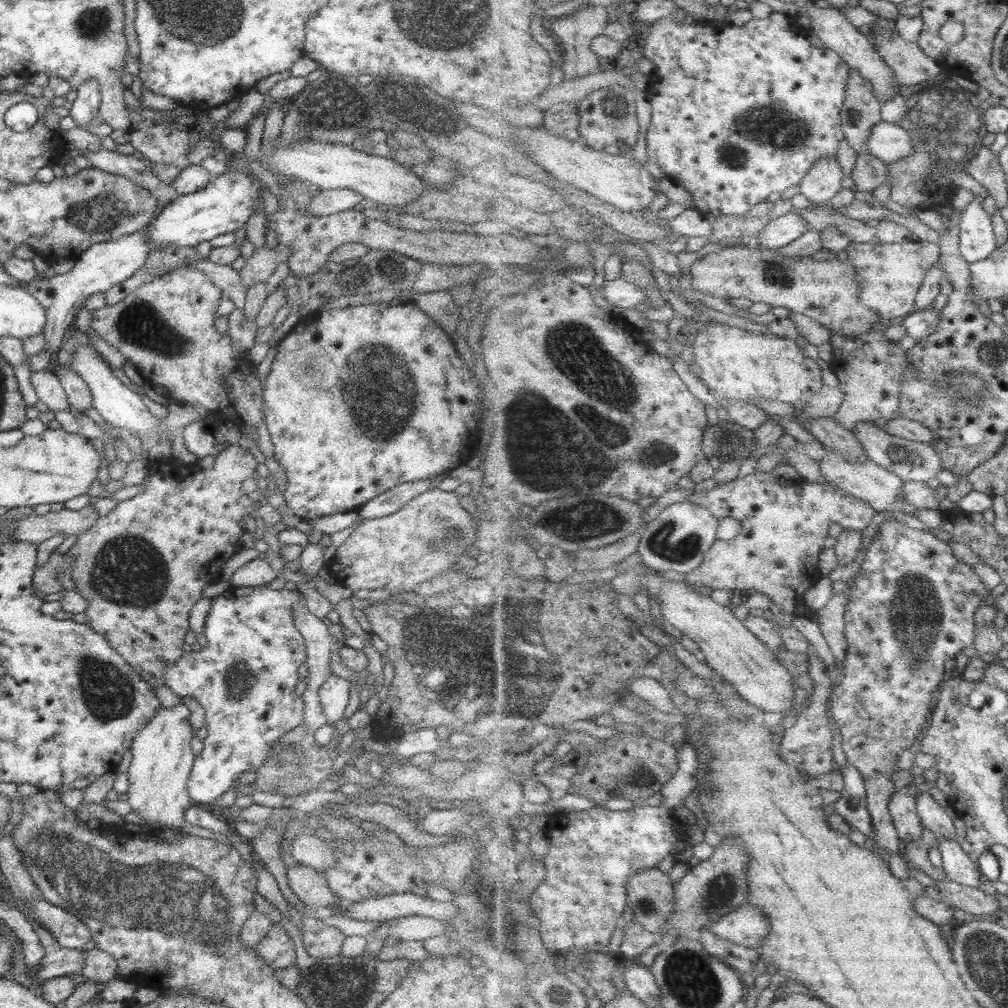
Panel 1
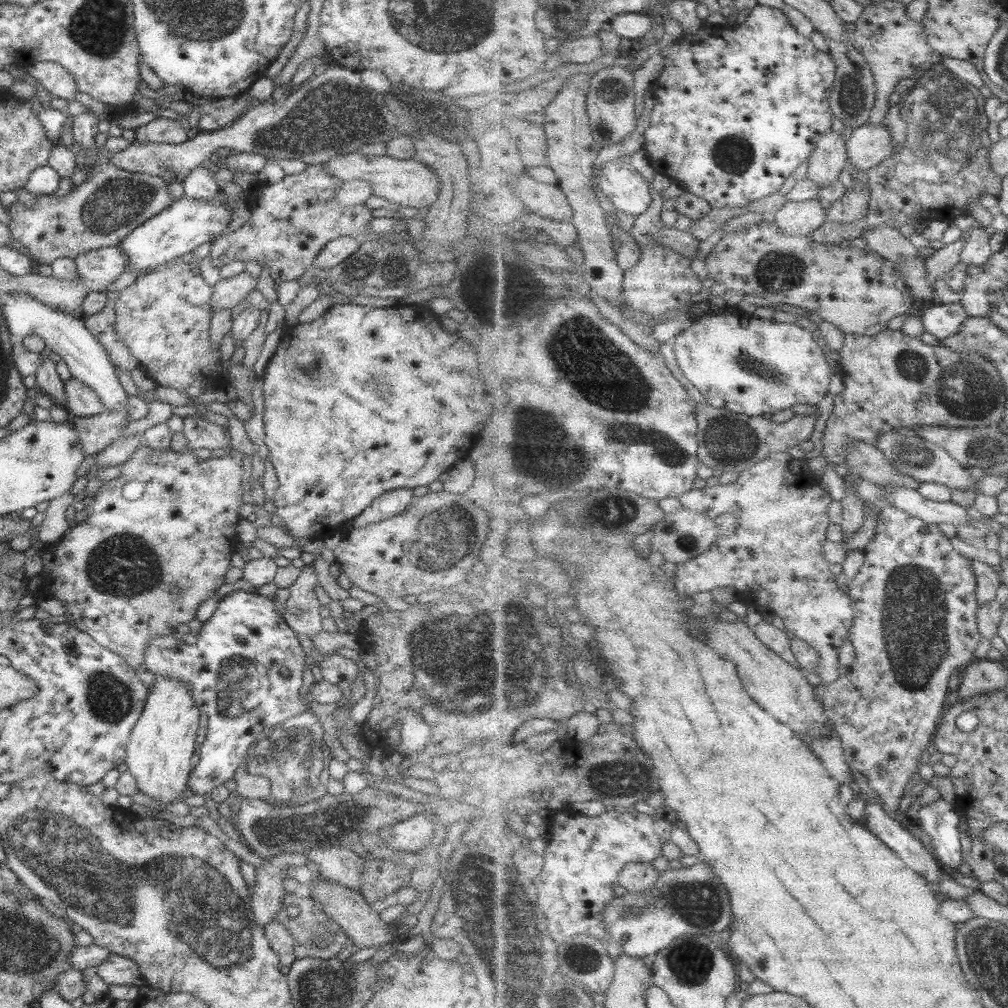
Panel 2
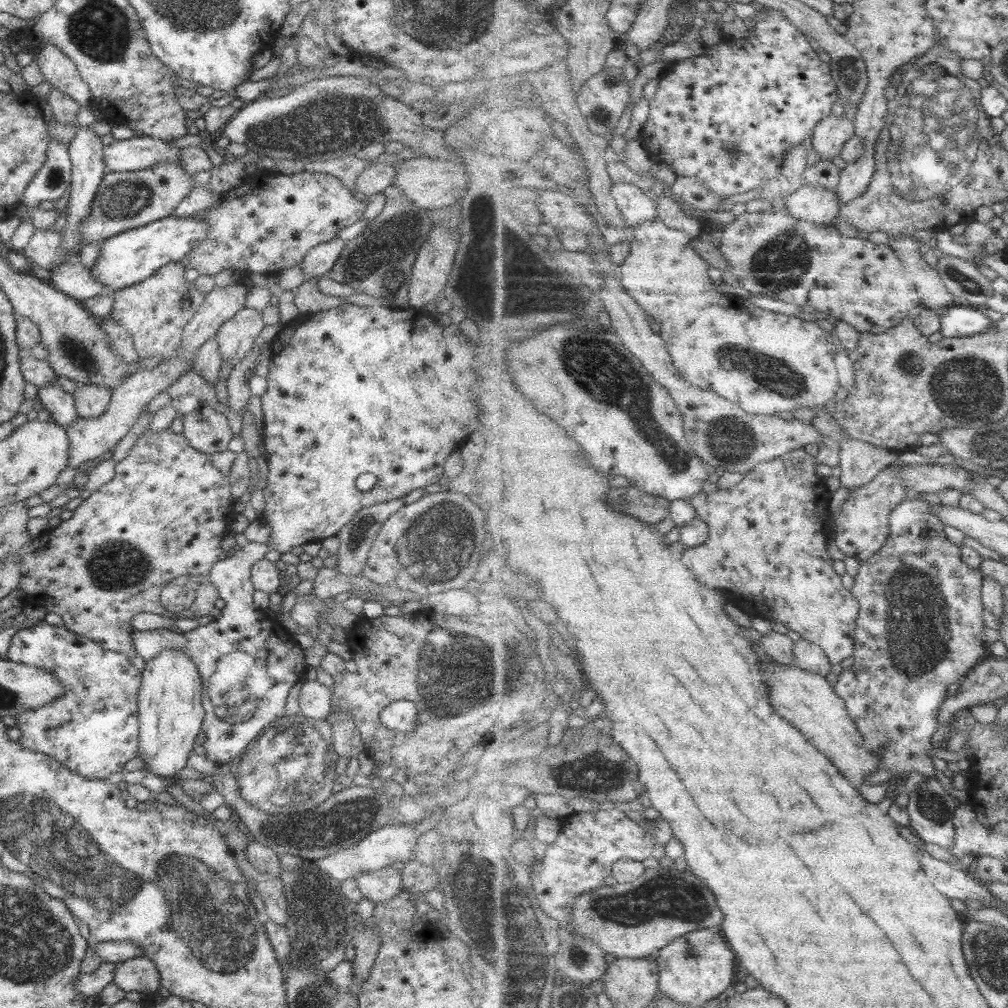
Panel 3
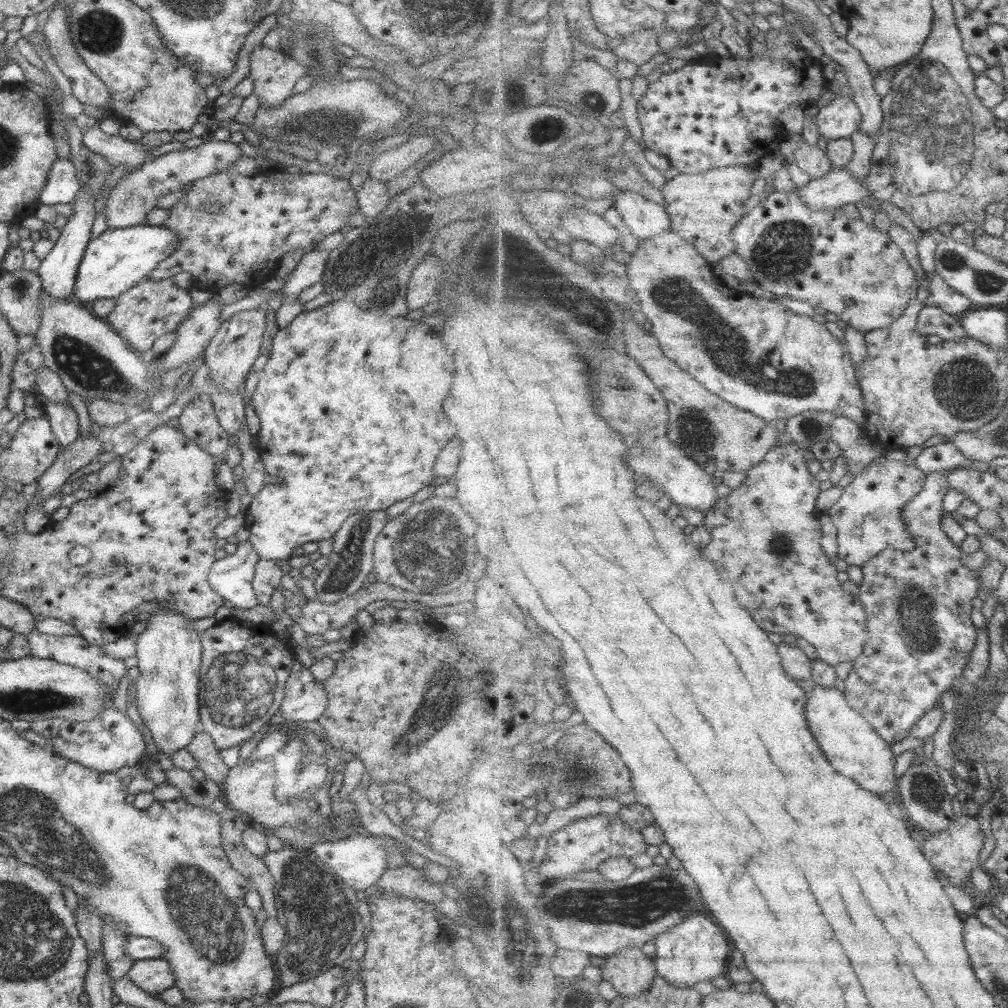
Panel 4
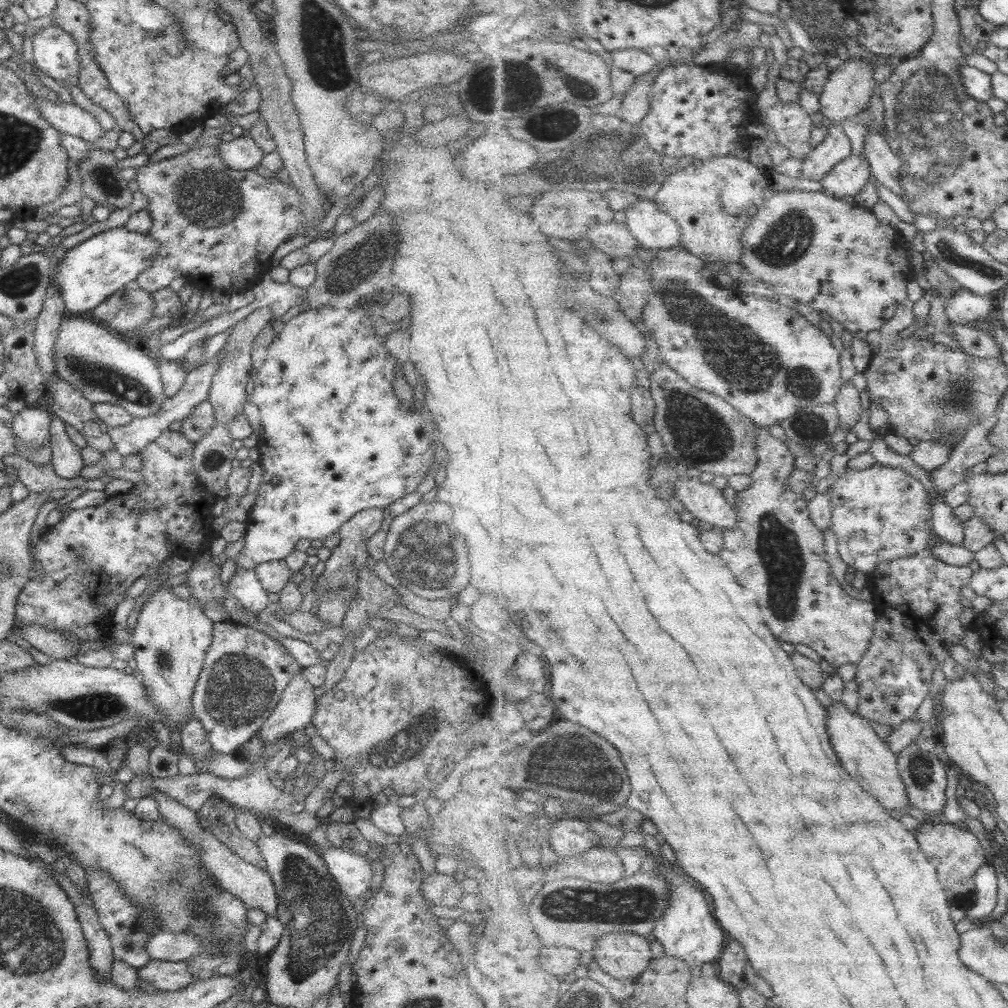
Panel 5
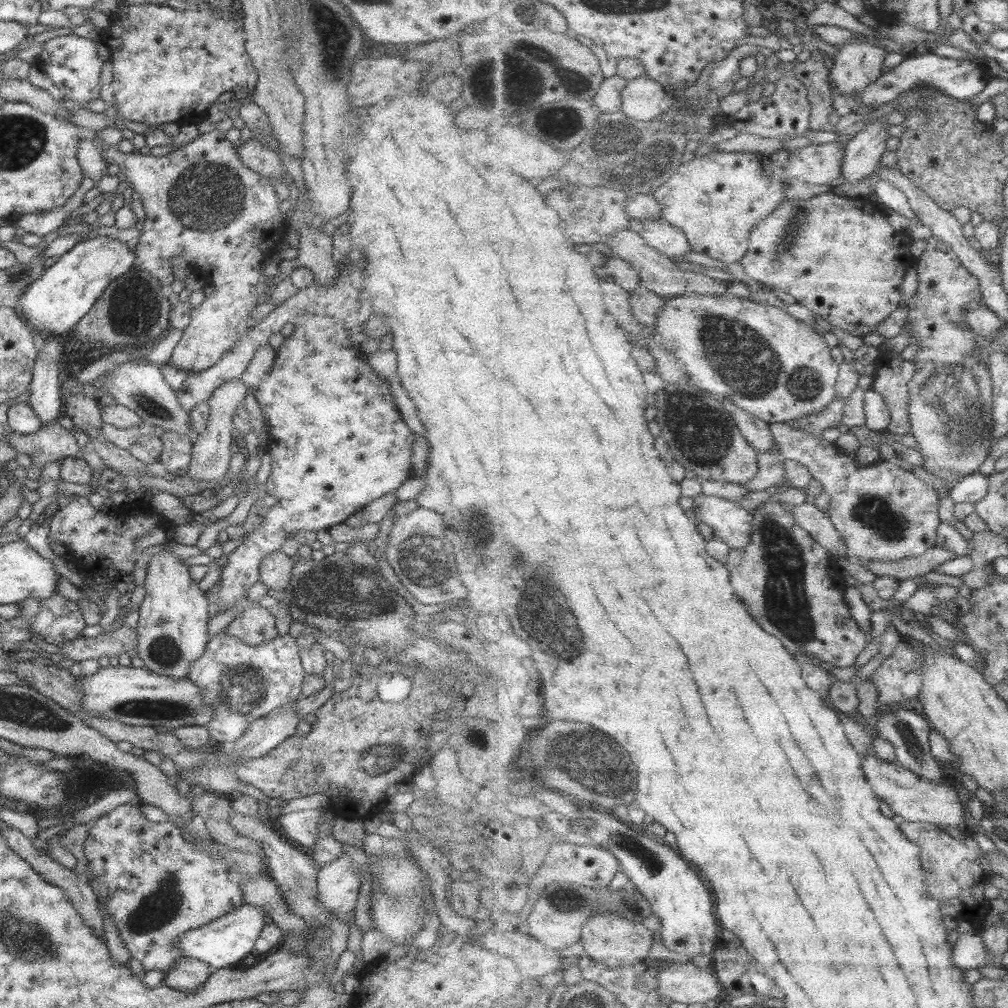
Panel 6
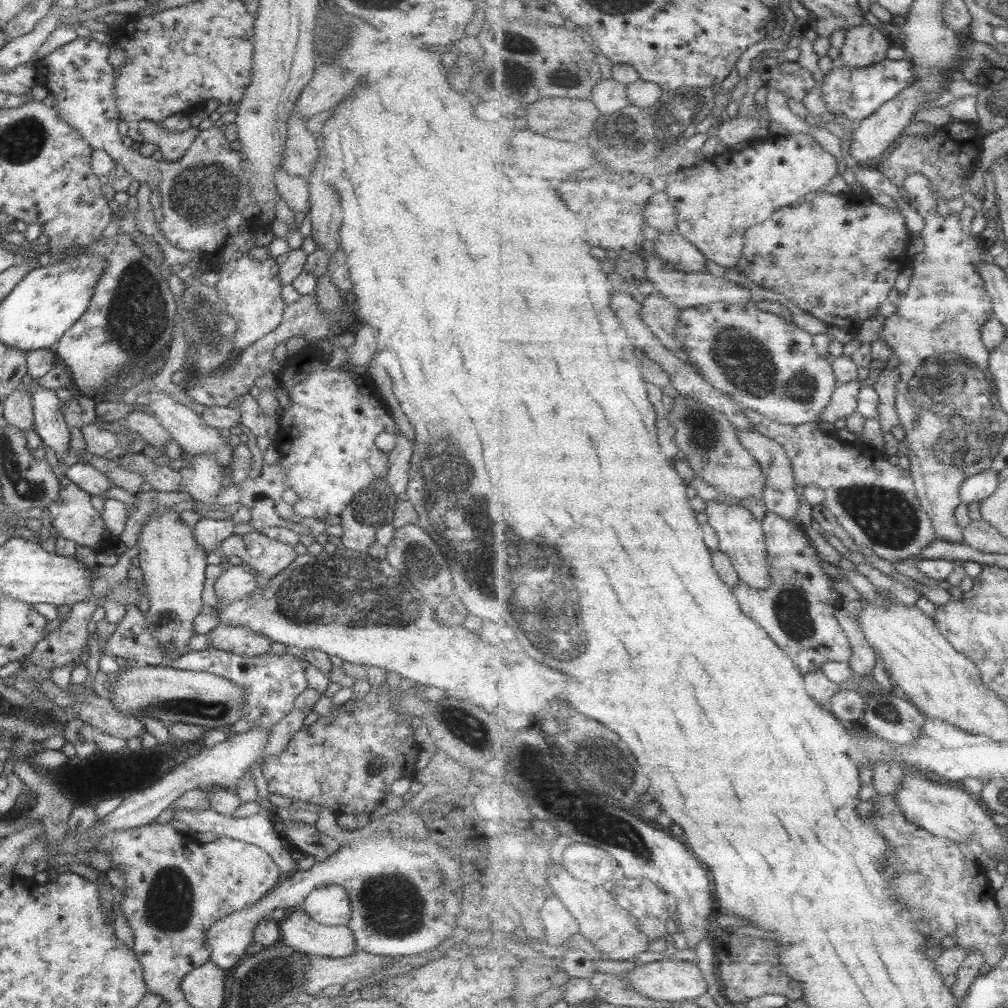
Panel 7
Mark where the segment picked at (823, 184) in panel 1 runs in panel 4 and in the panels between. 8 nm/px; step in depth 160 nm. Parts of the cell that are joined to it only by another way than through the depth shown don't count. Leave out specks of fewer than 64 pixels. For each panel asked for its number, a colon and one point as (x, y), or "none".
2: (830, 158)
3: (830, 135)
4: (842, 117)

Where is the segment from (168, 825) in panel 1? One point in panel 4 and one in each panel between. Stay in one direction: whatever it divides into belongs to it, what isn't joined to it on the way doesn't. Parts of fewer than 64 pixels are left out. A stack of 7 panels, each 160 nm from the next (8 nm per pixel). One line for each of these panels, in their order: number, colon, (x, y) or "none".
2: (162, 739)
3: (169, 712)
4: (168, 653)

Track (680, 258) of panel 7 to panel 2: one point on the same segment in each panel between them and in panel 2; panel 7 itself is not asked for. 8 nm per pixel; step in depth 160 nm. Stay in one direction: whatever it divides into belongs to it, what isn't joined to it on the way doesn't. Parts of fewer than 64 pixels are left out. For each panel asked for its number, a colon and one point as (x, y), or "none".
2: (629, 192)
3: (637, 208)
4: (646, 219)
5: (656, 230)
6: (666, 238)

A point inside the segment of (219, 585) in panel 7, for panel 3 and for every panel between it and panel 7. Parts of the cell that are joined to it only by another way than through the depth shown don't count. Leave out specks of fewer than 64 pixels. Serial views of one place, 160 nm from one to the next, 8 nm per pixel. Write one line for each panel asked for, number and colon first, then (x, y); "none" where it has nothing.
3: (353, 390)
4: (349, 401)
5: (332, 432)
6: (336, 440)

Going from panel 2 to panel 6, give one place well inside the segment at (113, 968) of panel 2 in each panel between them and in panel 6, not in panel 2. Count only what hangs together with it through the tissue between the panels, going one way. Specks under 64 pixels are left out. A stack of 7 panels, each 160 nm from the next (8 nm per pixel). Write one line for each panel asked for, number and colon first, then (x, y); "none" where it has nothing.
3: (138, 974)
4: (152, 976)
5: (169, 976)
6: (189, 973)

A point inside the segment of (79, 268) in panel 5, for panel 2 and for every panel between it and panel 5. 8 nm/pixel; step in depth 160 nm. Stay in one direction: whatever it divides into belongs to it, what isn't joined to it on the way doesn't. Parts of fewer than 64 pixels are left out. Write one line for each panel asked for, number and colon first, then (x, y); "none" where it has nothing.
2: (186, 224)
3: (129, 257)
4: (119, 258)

